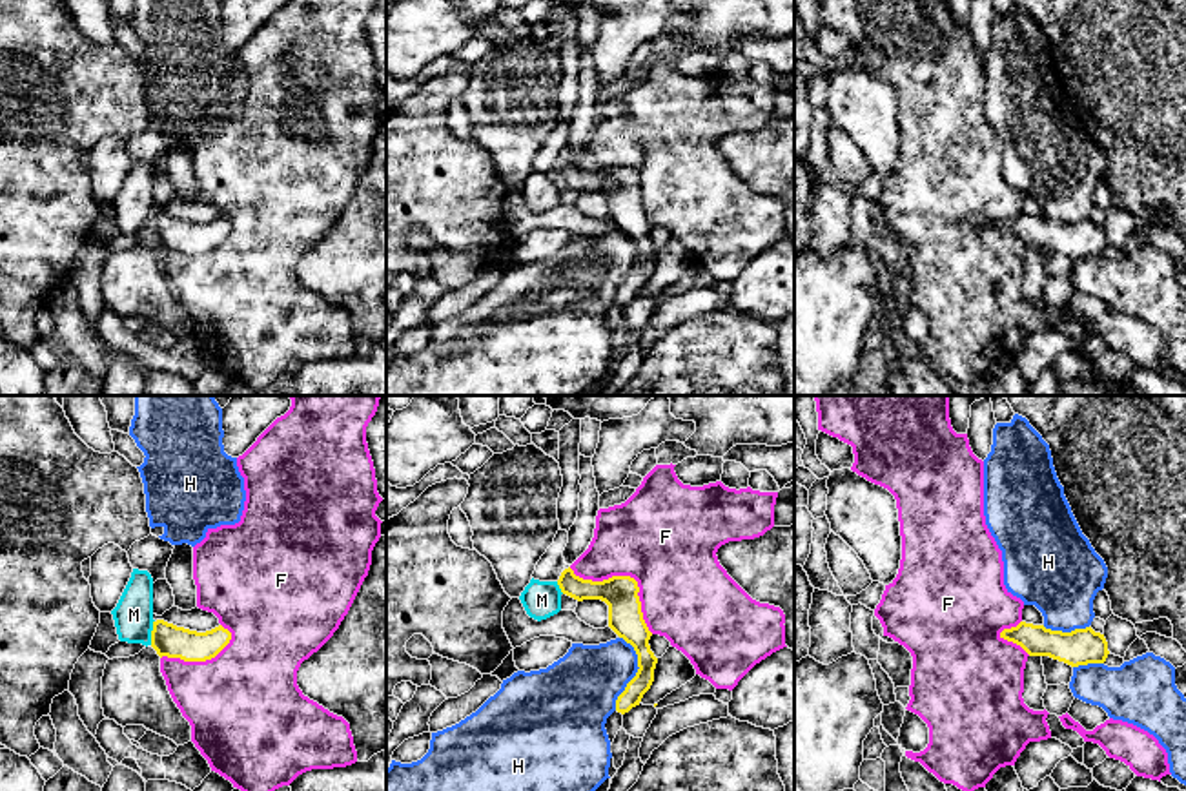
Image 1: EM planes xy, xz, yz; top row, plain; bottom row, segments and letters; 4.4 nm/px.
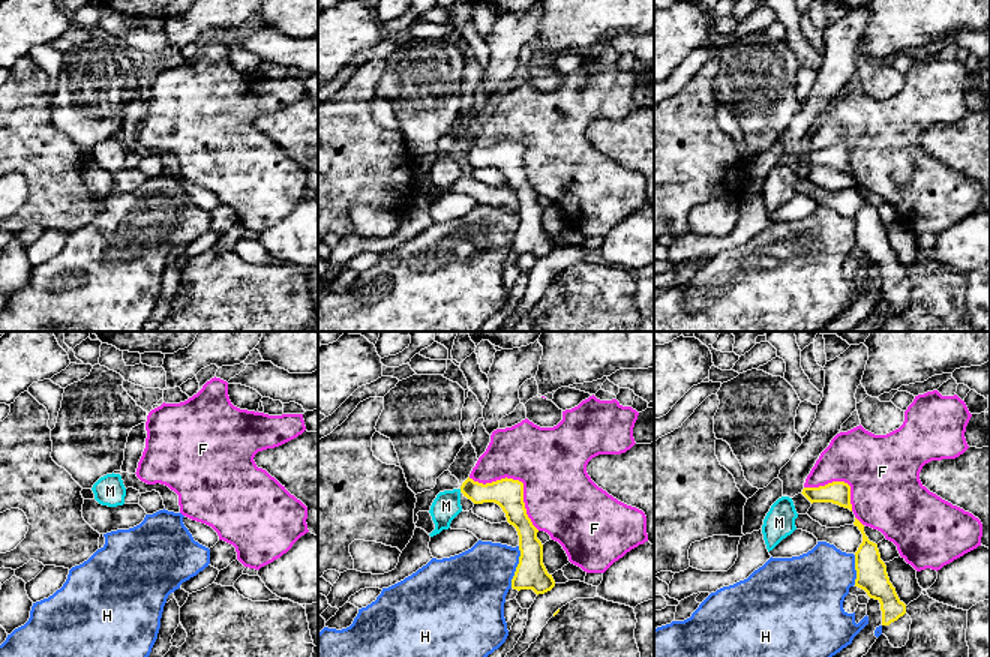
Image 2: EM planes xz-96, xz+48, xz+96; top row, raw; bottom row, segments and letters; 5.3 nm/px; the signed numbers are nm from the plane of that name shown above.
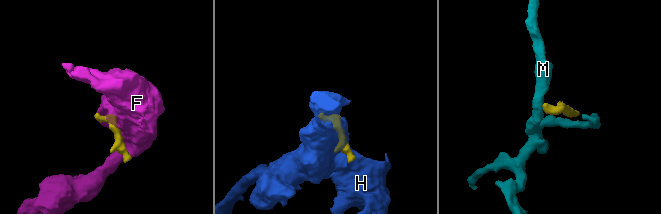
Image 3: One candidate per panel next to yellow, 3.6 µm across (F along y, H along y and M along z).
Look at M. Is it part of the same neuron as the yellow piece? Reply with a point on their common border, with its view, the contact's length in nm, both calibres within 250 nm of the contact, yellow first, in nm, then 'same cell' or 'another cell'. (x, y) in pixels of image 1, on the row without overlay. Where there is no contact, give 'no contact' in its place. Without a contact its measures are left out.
contact xy (152, 225); length 110 nm; calibres 140 and 180 nm; another cell

